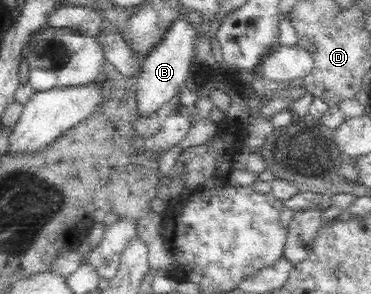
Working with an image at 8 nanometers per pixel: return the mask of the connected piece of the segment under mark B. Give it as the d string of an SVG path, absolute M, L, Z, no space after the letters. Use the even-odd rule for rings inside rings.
M179 16L170 24L170 31L164 37L165 41L140 64L135 84L137 112L140 116L154 117L154 113L162 105L168 103L184 85L186 76L190 71L194 47L196 47L195 35L197 32L200 30L186 21L184 16Z

